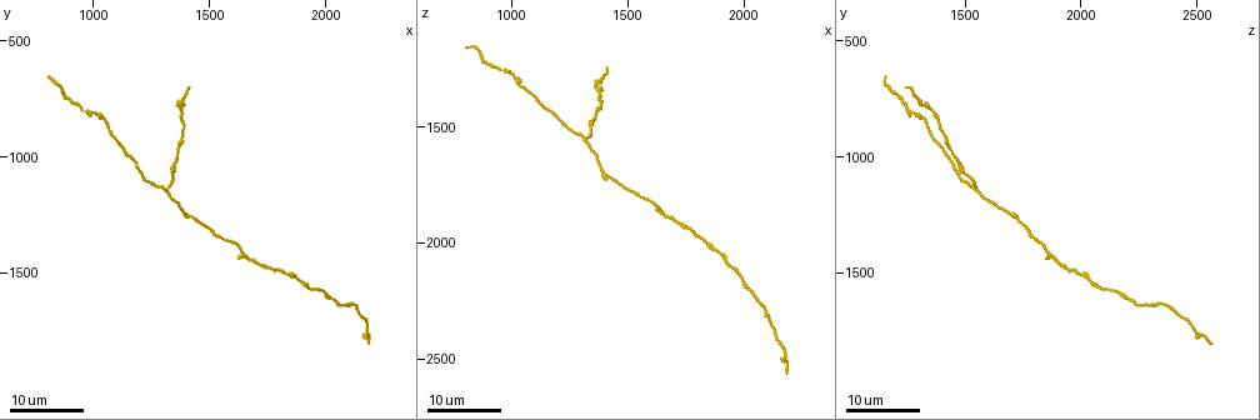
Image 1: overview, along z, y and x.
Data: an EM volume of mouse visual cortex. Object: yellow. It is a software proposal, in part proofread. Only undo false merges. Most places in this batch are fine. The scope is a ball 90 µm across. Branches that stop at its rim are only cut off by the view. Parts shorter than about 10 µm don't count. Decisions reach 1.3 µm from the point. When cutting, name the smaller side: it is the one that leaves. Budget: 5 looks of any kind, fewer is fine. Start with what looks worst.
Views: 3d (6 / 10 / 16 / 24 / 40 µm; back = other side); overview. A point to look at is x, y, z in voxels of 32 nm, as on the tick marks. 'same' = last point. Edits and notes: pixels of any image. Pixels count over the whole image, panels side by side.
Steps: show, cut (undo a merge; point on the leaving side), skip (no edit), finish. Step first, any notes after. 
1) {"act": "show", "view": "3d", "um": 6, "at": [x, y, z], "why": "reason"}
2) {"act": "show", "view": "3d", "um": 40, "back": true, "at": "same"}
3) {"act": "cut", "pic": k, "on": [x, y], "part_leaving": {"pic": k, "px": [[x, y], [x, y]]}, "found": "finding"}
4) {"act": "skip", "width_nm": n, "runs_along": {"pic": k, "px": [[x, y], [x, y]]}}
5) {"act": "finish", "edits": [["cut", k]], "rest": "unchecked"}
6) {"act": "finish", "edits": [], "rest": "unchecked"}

{"act": "show", "view": "3d", "um": 16, "at": [1300, 1140, 1550], "why": "three-way junction"}

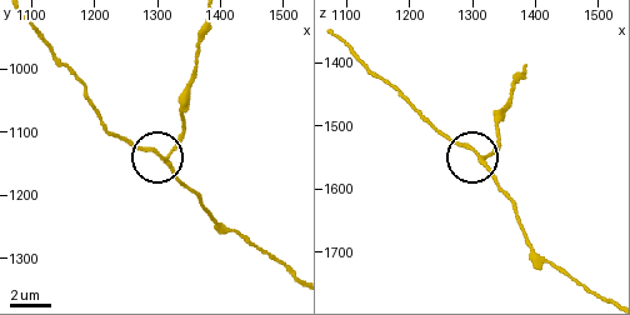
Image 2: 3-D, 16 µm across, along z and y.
{"act": "show", "view": "3d", "um": 6, "at": [1315, 1140, 1550], "why": "zoom in"}

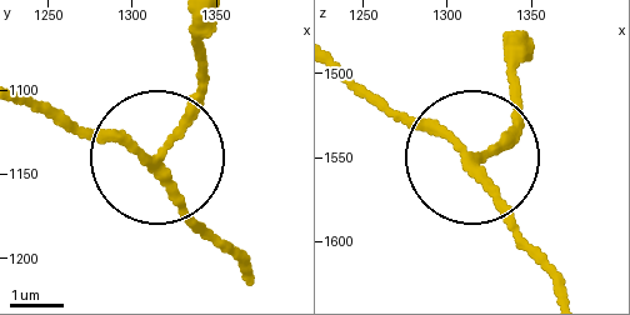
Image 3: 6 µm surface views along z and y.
{"act": "show", "view": "3d", "um": 6, "back": true, "at": [1316, 1138, 1548]}

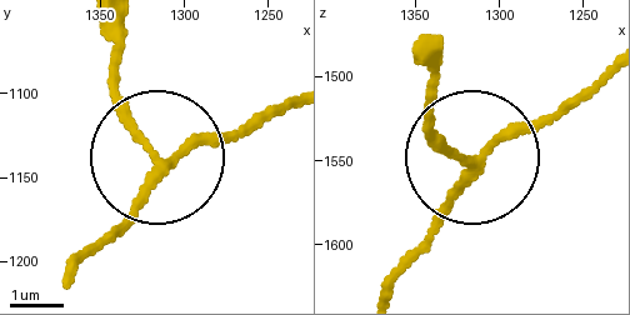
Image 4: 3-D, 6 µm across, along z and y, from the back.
{"act": "skip", "width_nm": 150, "runs_along": {"pic": 4, "px": [[391, 288], [468, 168], [436, 126], [431, 91]]}, "found": "continuous, no second neuron"}

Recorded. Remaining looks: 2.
{"act": "show", "view": "3d", "um": 24, "at": [1350, 1020, 1470], "why": "thick turns thin"}

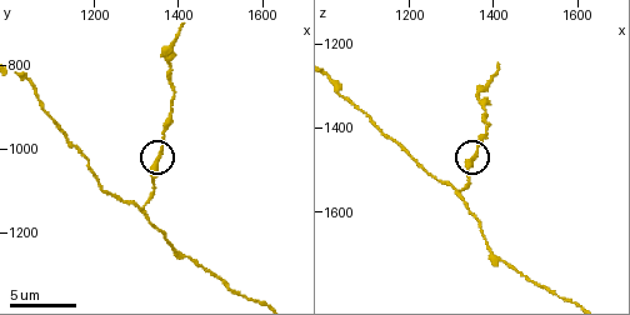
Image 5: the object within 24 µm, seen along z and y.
{"act": "show", "view": "3d", "um": 6, "at": [1360, 1020, 1465], "why": "closer look"}

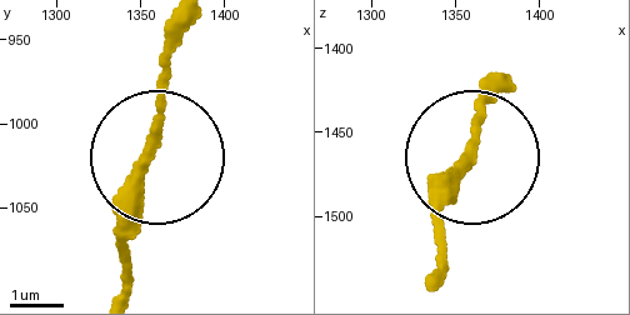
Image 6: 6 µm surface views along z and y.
{"act": "skip", "found": "all the same neuron"}

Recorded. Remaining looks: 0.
{"act": "finish", "edits": [], "rest": "unchecked"}

